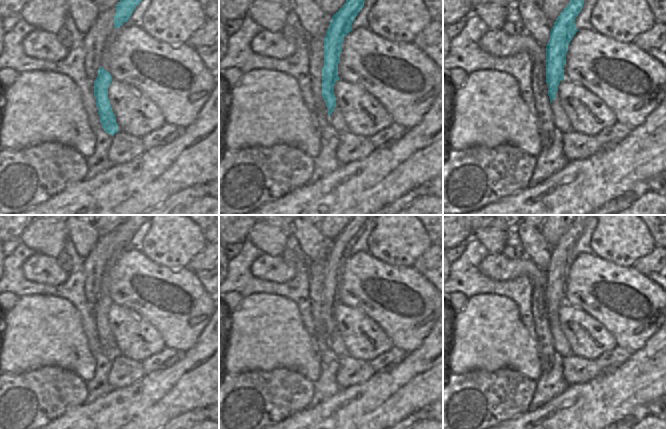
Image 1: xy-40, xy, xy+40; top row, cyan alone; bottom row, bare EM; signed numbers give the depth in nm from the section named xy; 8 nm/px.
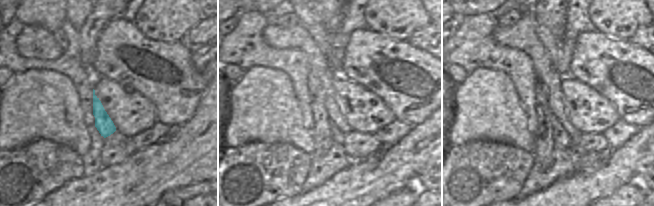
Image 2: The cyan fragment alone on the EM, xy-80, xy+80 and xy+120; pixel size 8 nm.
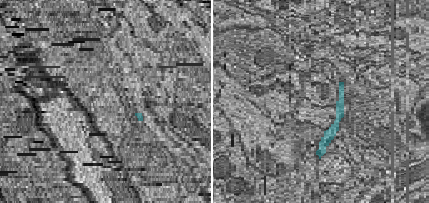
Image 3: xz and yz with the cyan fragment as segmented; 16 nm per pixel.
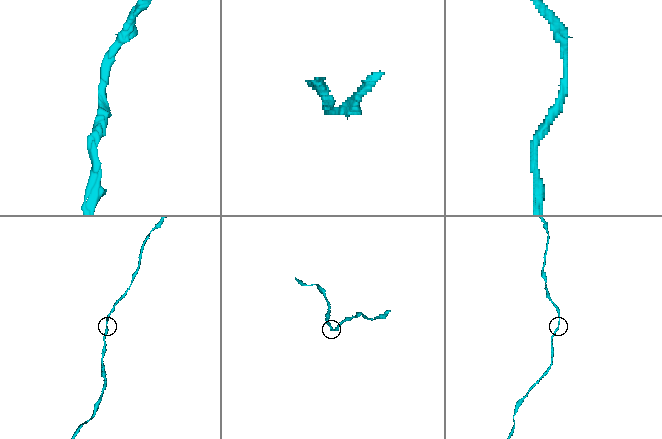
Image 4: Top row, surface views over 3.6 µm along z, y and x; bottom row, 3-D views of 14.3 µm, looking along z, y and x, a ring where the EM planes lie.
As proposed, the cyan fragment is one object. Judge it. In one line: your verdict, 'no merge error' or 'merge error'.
no merge error

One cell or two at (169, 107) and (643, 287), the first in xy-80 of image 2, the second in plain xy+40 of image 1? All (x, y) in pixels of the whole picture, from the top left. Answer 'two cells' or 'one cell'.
one cell

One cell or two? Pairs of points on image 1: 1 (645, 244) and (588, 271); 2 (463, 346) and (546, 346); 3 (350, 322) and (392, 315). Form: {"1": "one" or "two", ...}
{"1": "two", "2": "two", "3": "two"}

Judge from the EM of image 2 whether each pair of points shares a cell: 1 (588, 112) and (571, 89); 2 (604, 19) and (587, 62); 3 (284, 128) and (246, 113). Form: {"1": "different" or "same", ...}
{"1": "same", "2": "different", "3": "same"}

